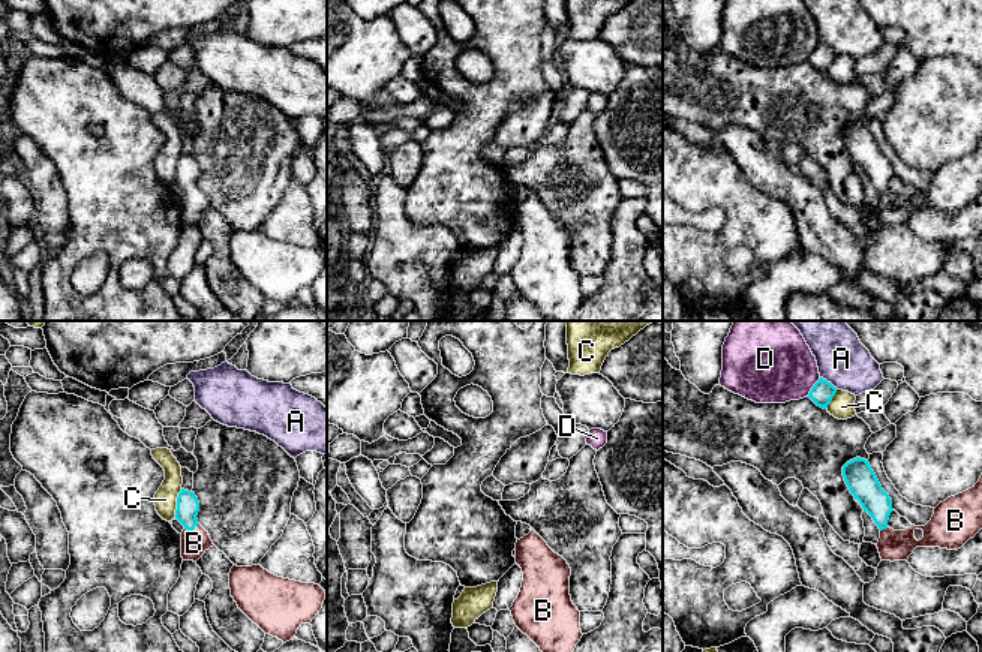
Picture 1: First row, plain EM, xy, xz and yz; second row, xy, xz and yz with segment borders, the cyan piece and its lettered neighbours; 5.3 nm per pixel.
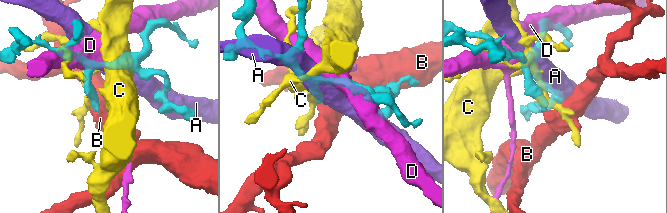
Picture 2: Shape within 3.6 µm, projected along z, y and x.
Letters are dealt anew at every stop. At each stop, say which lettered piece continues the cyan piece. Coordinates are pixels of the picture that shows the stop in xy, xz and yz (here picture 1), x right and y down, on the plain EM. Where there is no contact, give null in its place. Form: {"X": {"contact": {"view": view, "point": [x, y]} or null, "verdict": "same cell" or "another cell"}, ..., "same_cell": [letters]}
{"A": {"contact": {"view": "yz", "point": [829, 47]}, "verdict": "another cell"}, "B": {"contact": {"view": "xy", "point": [191, 194]}, "verdict": "same cell"}, "C": {"contact": {"view": "xy", "point": [177, 167]}, "verdict": "another cell"}, "D": {"contact": {"view": "yz", "point": [813, 51]}, "verdict": "another cell"}, "same_cell": ["B"]}

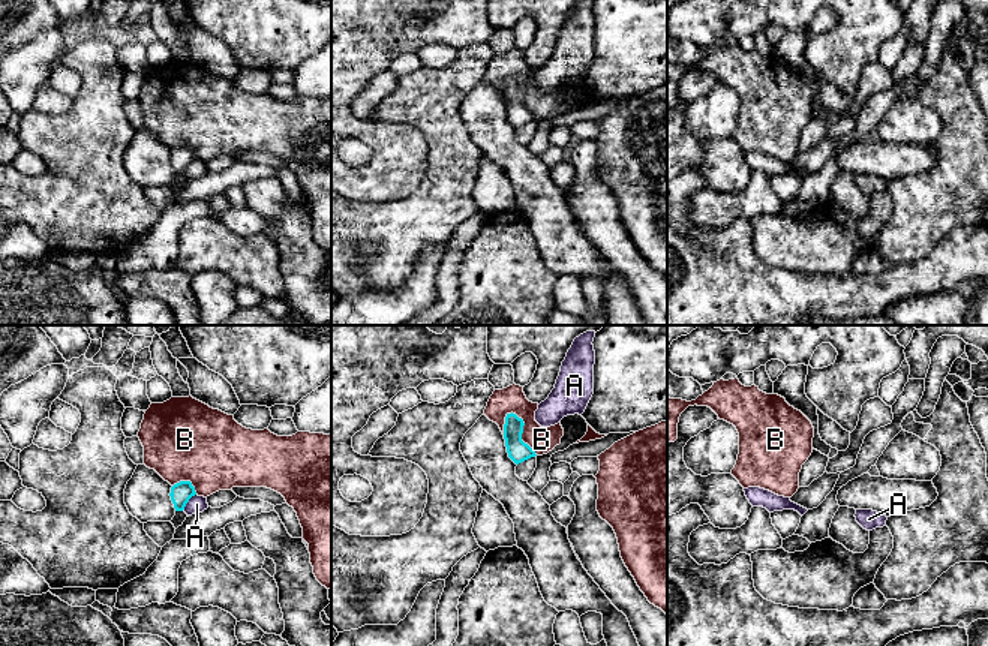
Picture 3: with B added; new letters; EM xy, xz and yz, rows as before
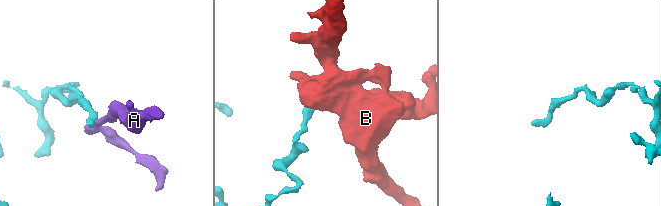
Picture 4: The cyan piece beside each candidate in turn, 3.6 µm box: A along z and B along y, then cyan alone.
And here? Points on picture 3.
{"A": {"contact": {"view": "xy", "point": [188, 165]}, "verdict": "another cell"}, "B": {"contact": {"view": "xz", "point": [522, 95]}, "verdict": "another cell"}, "same_cell": []}

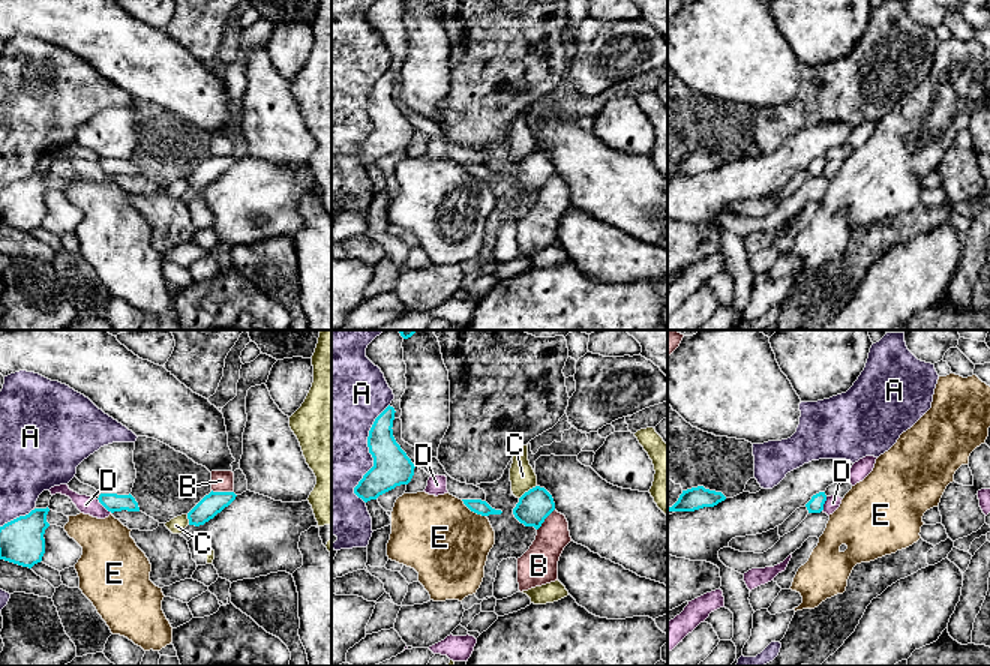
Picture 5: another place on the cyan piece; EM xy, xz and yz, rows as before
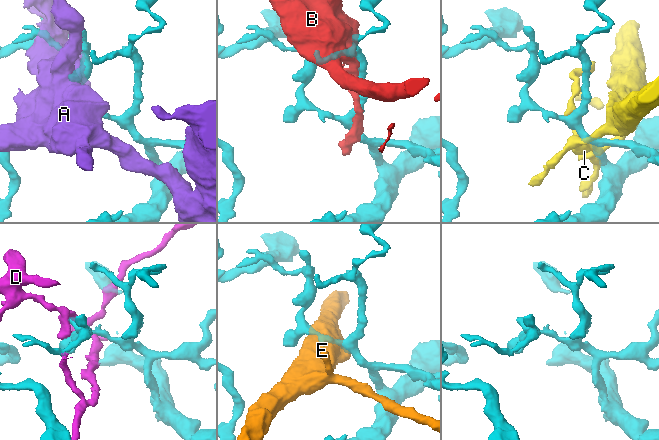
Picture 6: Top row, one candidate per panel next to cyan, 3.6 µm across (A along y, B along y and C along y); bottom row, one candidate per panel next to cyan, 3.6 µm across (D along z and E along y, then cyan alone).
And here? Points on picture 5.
{"A": {"contact": {"view": "xz", "point": [369, 116]}, "verdict": "another cell"}, "B": {"contact": {"view": "xy", "point": [222, 156]}, "verdict": "another cell"}, "C": {"contact": {"view": "xz", "point": [528, 155]}, "verdict": "another cell"}, "D": {"contact": {"view": "xy", "point": [104, 170]}, "verdict": "another cell"}, "E": {"contact": {"view": "xz", "point": [473, 174]}, "verdict": "another cell"}, "same_cell": []}

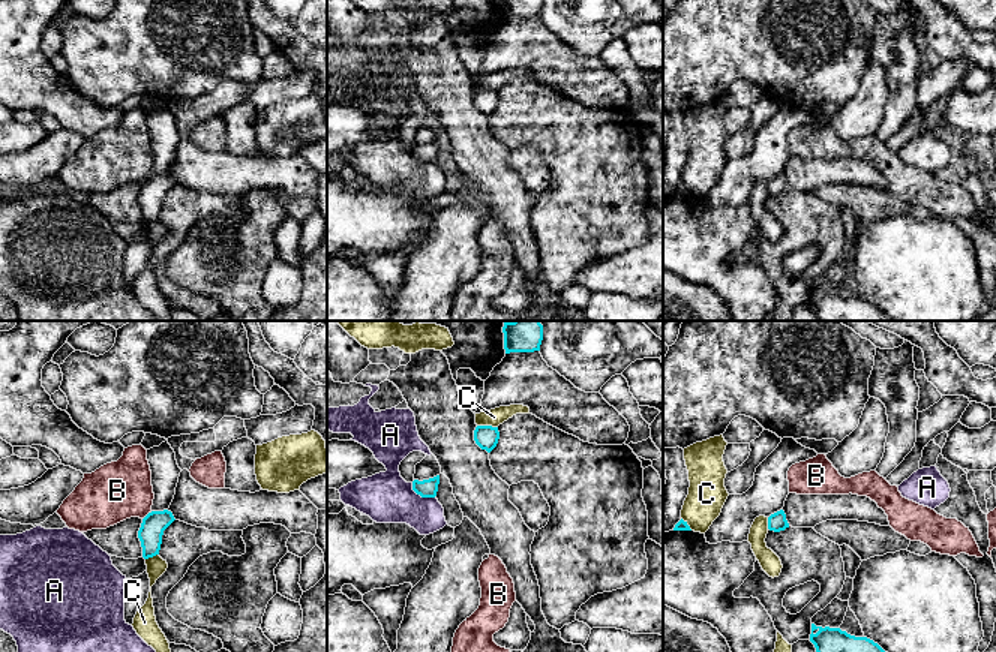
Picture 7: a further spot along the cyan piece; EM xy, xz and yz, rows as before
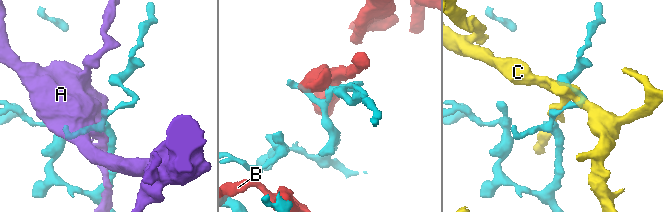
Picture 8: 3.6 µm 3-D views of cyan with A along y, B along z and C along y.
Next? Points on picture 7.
{"A": {"contact": {"view": "xz", "point": [420, 159]}, "verdict": "another cell"}, "B": {"contact": {"view": "xy", "point": [146, 180]}, "verdict": "another cell"}, "C": {"contact": {"view": "xz", "point": [488, 90]}, "verdict": "another cell"}, "same_cell": []}

